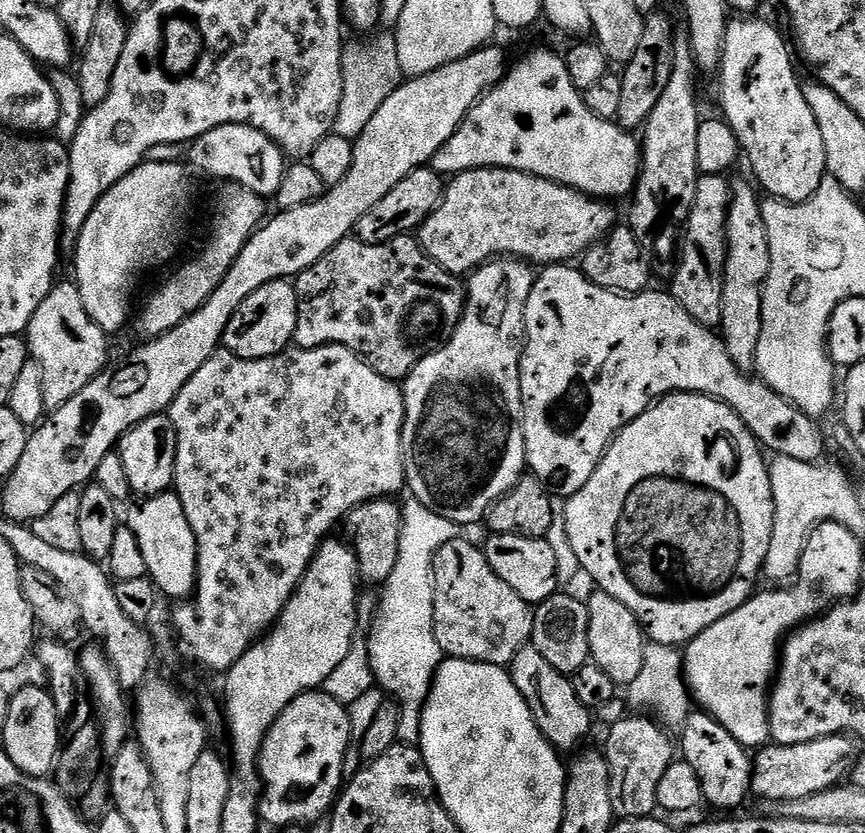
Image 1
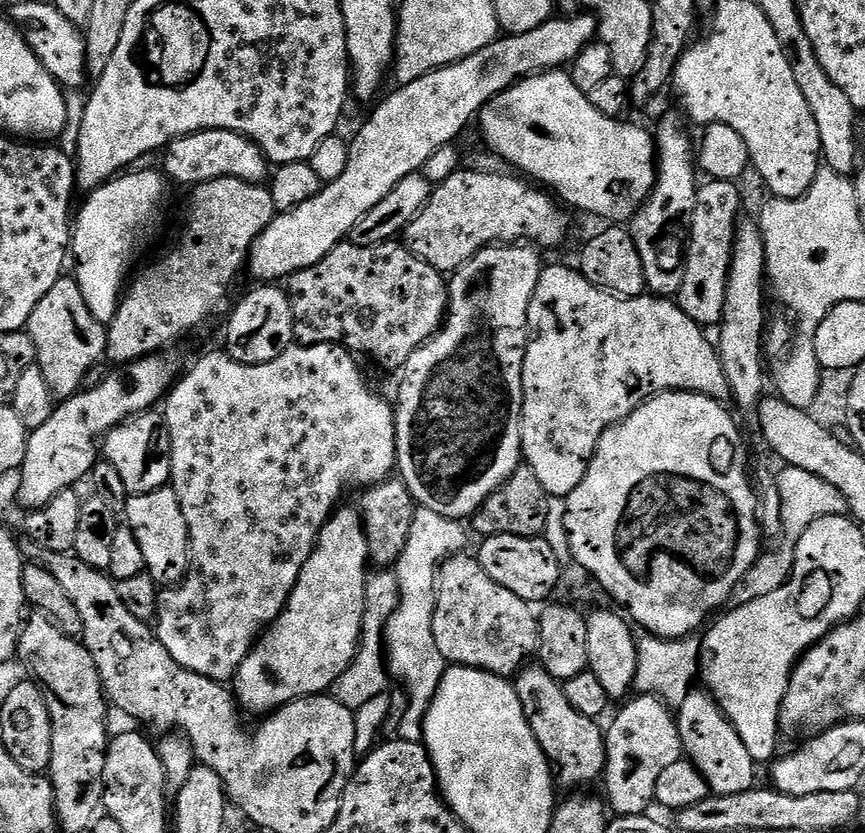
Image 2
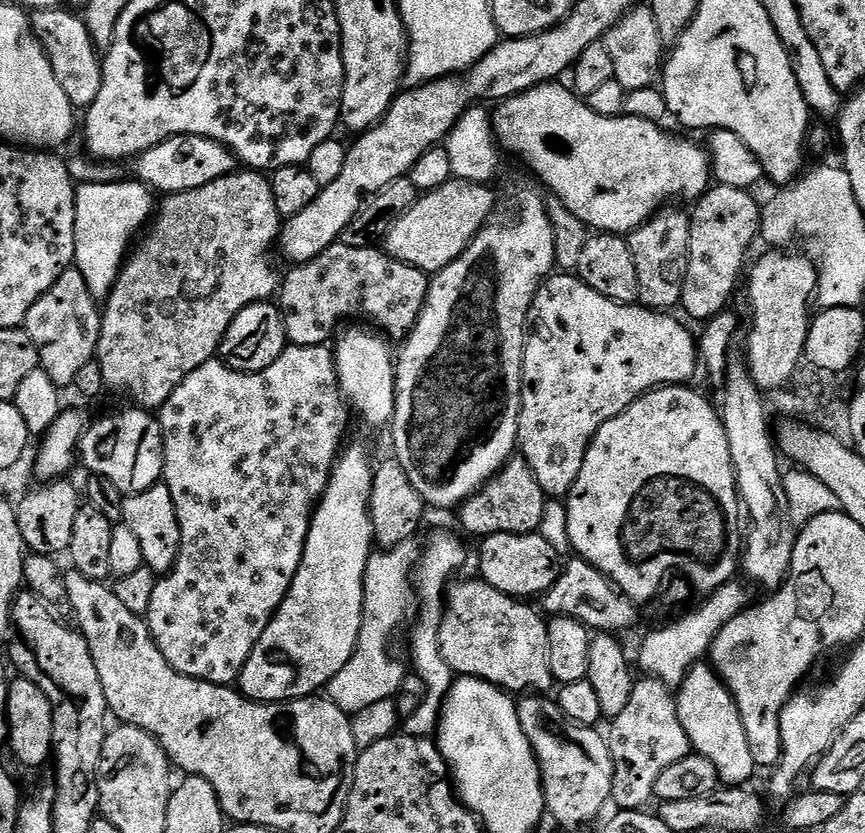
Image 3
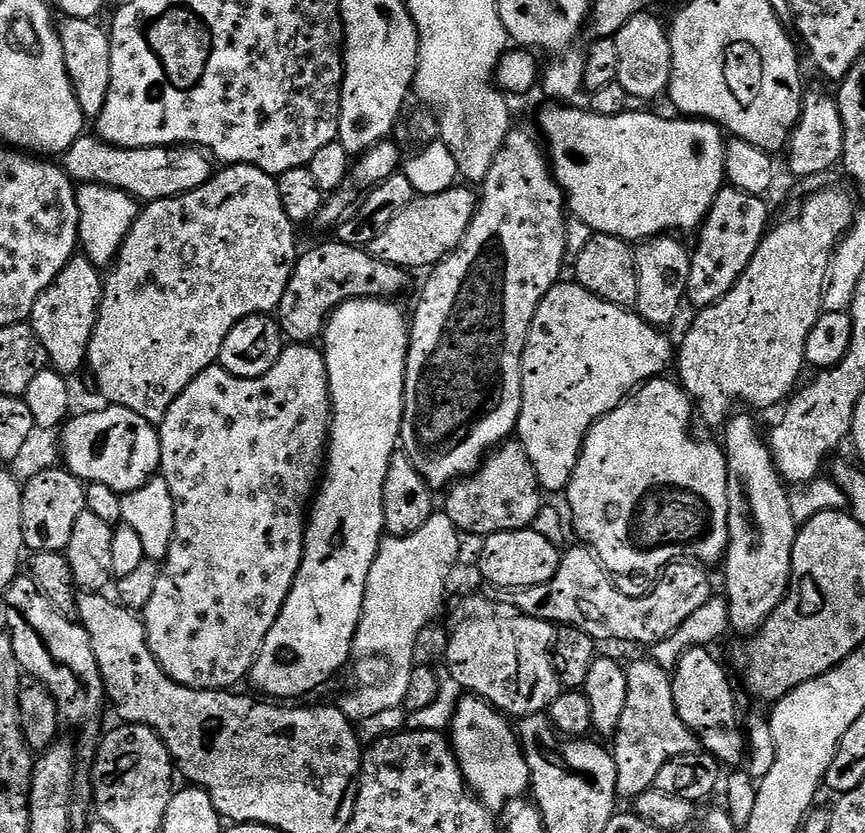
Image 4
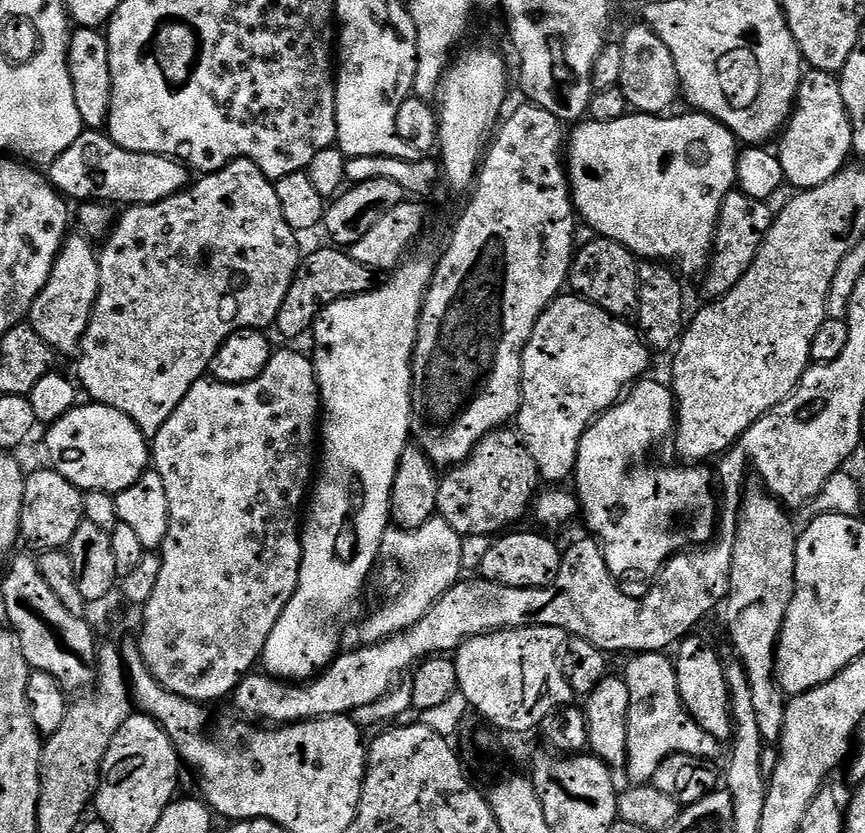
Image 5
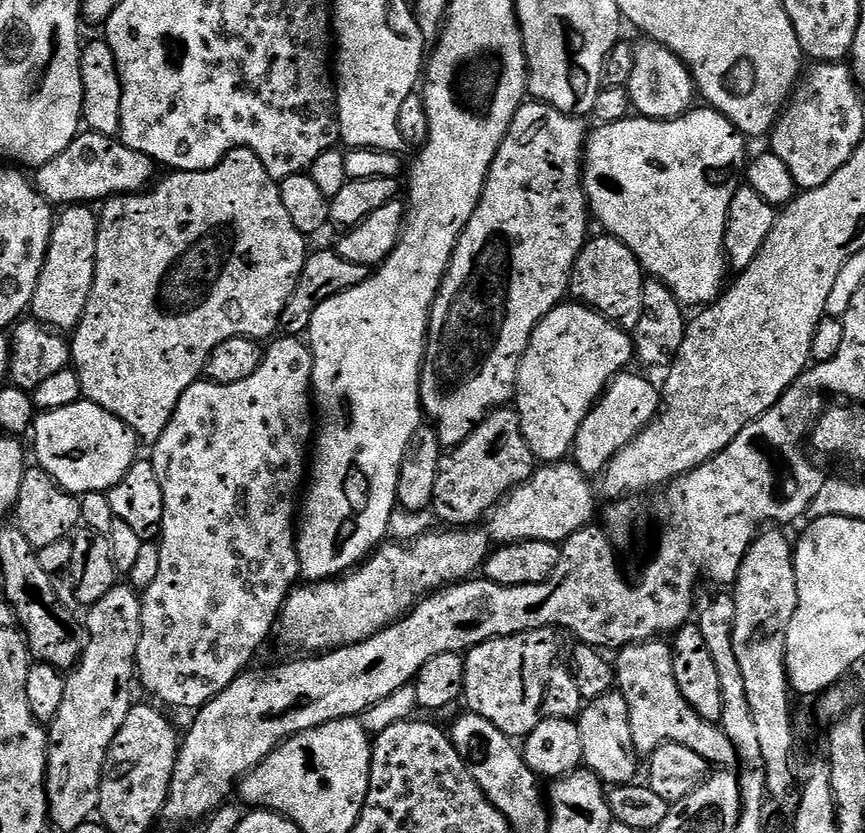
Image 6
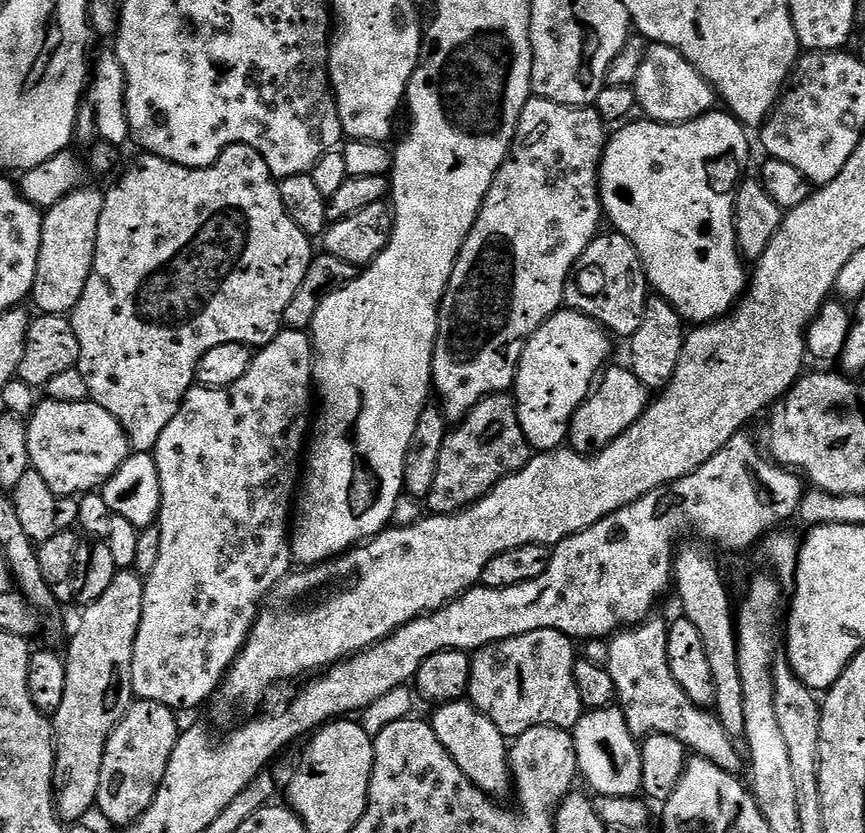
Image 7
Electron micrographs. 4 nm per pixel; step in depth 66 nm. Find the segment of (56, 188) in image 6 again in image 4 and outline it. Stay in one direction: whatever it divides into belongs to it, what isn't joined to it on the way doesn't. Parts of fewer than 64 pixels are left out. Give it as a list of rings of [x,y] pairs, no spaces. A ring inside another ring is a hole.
[[[81,134],[62,156],[63,167],[80,186],[103,185],[105,188],[117,188],[119,192],[127,192],[141,201],[151,202],[164,200],[173,194],[190,192],[193,188],[201,188],[214,172],[213,161],[200,150],[185,150],[180,146],[118,148],[95,135],[88,135]],[[147,168],[148,184],[143,180]]]

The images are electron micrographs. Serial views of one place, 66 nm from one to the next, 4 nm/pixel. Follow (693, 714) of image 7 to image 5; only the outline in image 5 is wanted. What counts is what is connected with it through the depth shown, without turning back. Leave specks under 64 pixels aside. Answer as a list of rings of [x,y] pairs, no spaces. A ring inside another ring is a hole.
[[[641,652],[622,671],[622,679],[630,690],[630,710],[626,718],[626,773],[633,785],[647,785],[654,778],[654,770],[662,766],[667,756],[690,754],[707,760],[719,757],[721,741],[715,740],[684,708],[678,690],[676,665],[665,653]]]

